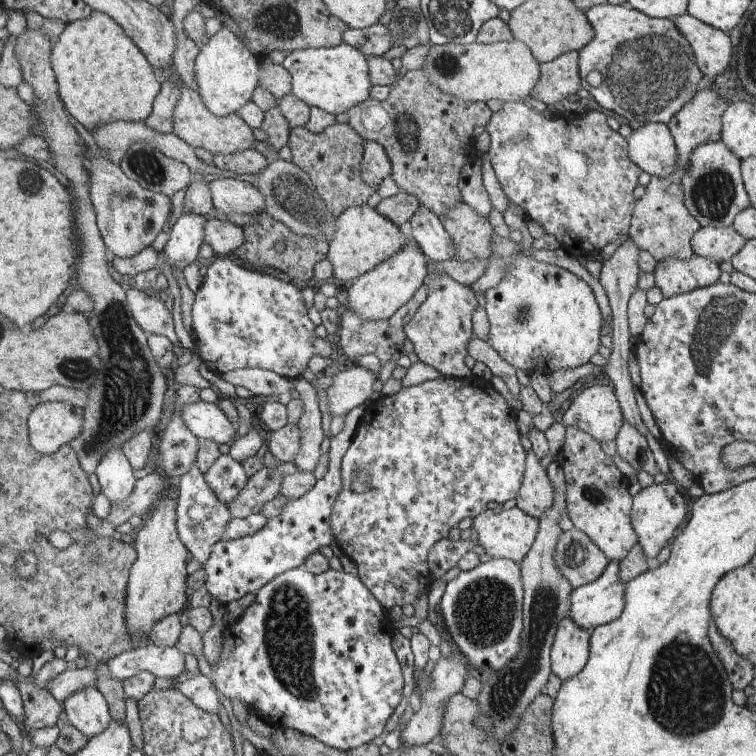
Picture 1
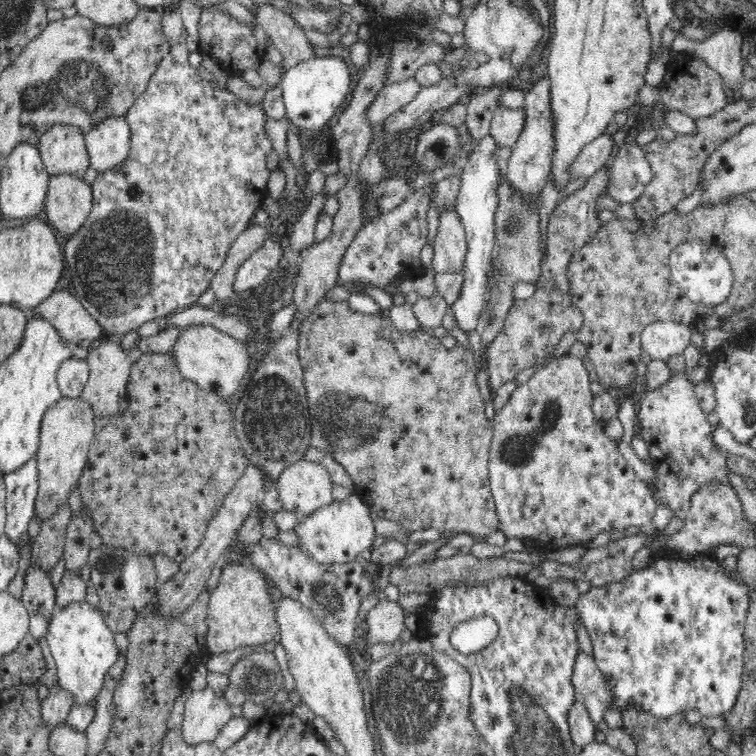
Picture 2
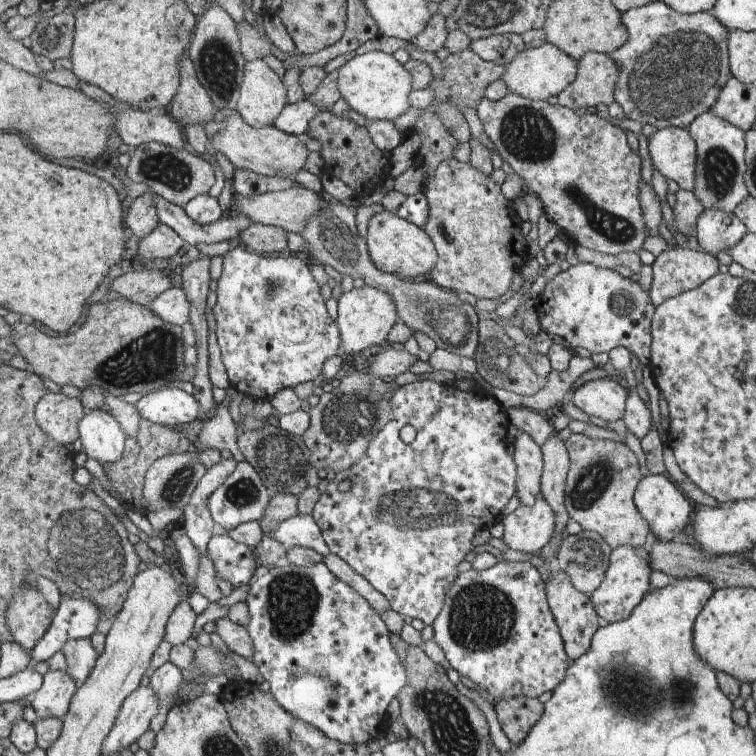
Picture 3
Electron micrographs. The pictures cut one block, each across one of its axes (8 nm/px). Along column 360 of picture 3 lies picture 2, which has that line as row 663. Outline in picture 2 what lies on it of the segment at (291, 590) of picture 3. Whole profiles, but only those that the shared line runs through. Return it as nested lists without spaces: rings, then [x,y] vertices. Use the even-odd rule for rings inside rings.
[[[668,550],[668,554],[654,560],[652,566],[648,566],[640,572],[632,571],[623,581],[605,587],[592,587],[587,594],[580,595],[577,609],[584,622],[584,628],[588,630],[589,637],[592,638],[594,660],[604,674],[606,683],[614,689],[614,695],[616,695],[614,708],[622,710],[625,707],[636,707],[651,713],[658,720],[666,720],[682,713],[682,710],[689,712],[693,708],[698,708],[701,717],[720,717],[726,715],[726,712],[731,712],[738,702],[738,694],[742,689],[742,672],[745,663],[744,626],[746,626],[746,612],[748,612],[751,593],[752,587],[744,580],[734,582],[730,576],[726,576],[722,572],[722,568],[716,562],[708,560],[706,556],[692,554],[692,558],[690,558],[690,554],[682,556],[678,550]]]

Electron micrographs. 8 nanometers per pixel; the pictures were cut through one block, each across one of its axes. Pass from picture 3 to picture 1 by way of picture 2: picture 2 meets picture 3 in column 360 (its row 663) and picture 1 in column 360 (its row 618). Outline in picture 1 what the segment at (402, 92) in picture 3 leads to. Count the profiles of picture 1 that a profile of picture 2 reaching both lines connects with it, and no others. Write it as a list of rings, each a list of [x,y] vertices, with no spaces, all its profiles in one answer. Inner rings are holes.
[[[347,43],[318,49],[295,49],[287,52],[280,65],[289,72],[291,90],[299,100],[309,107],[317,107],[336,115],[367,100],[371,88],[369,63],[362,51]]]

